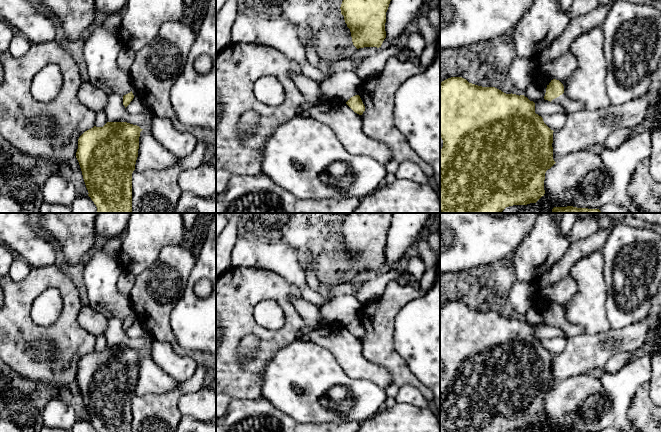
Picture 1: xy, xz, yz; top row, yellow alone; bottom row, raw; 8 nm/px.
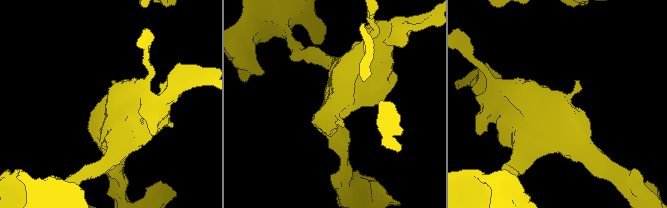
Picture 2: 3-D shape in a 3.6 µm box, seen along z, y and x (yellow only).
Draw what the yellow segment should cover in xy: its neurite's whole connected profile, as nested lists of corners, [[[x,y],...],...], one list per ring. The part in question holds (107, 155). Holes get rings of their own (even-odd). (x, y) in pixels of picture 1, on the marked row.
[[[107,122],[103,127],[94,126],[79,137],[76,158],[88,196],[96,205],[98,213],[132,213],[132,173],[135,170],[142,130],[139,126],[127,122]]]

